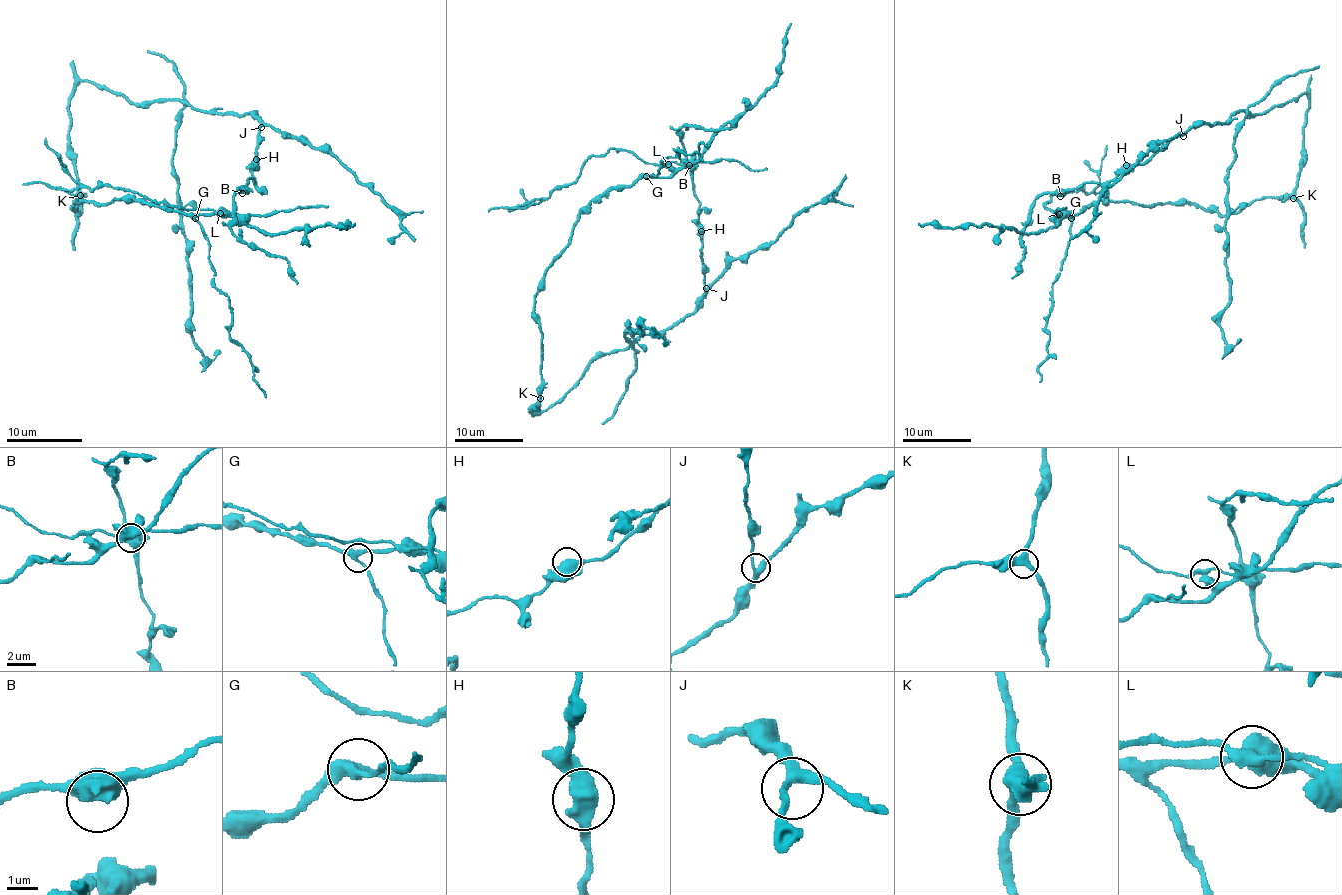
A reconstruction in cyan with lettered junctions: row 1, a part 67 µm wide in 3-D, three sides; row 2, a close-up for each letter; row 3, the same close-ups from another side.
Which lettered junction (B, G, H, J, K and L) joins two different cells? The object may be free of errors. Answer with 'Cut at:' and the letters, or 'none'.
Cut at: L

